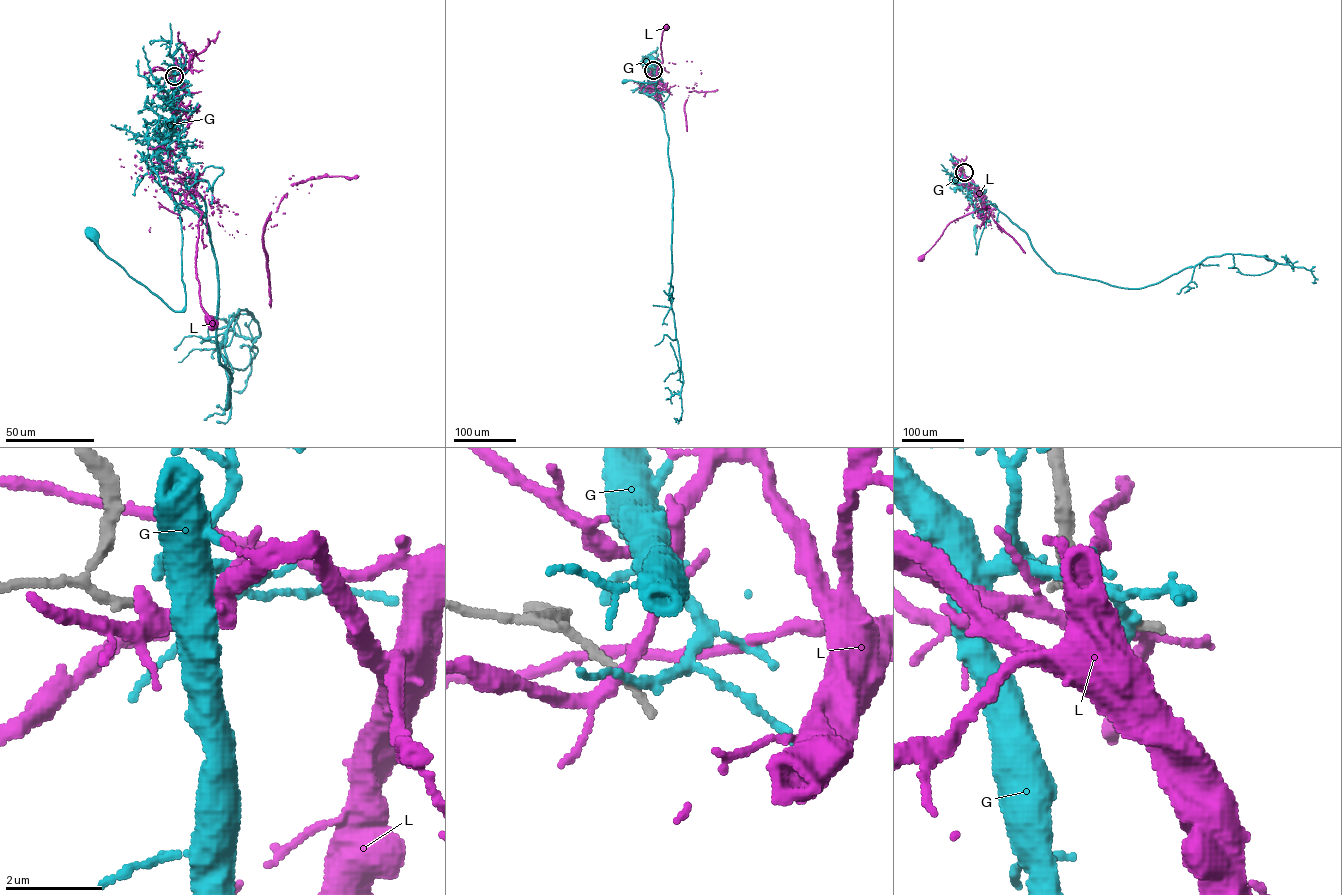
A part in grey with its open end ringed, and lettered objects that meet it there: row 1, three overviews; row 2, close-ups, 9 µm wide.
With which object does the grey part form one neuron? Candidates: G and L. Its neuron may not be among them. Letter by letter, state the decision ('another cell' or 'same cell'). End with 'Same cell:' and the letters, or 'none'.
G: another cell
L: another cell
Same cell: none

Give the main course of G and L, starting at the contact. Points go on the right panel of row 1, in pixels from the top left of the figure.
G: (963, 172), (962, 185), (989, 208), (976, 254), (975, 228)
L: (963, 172), (960, 171), (984, 200), (985, 208), (950, 222), (920, 259)

